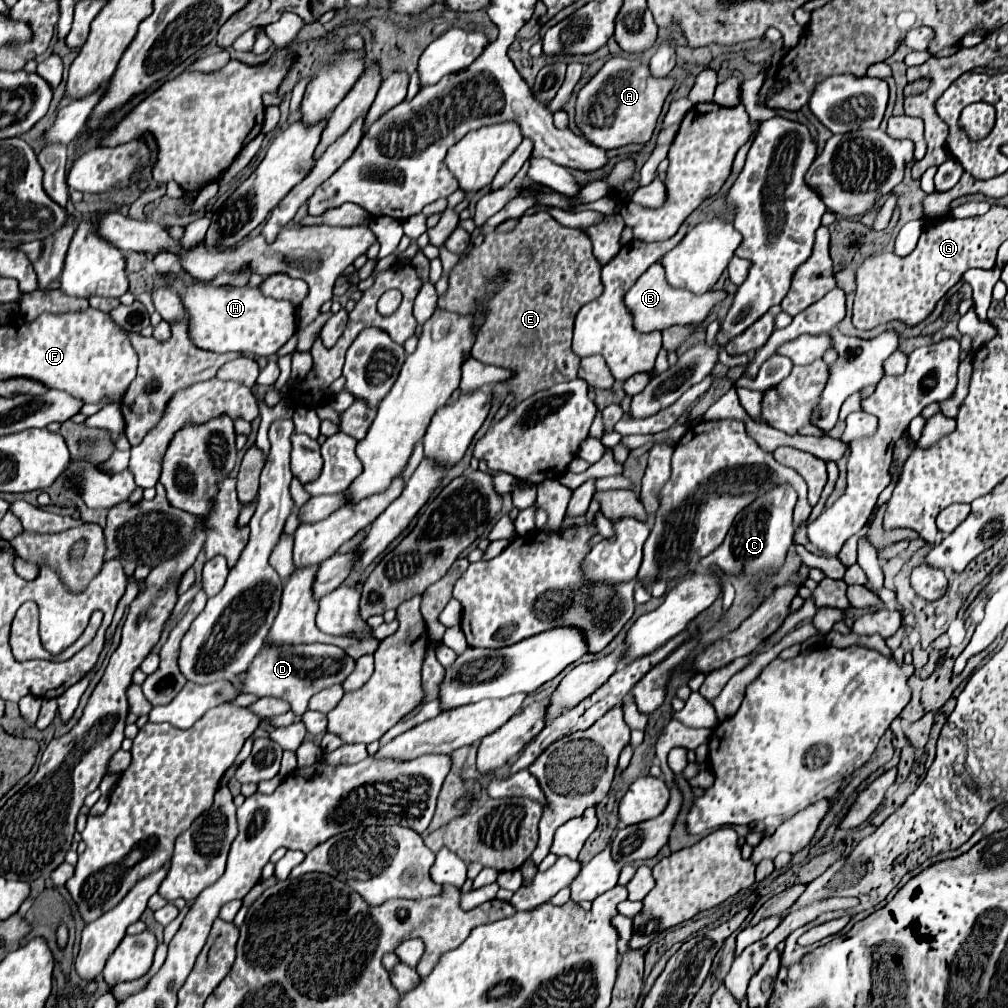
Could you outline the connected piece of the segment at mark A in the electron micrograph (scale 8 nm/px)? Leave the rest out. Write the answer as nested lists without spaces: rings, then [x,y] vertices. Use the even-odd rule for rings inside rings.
[[[621,56],[609,58],[603,68],[577,92],[575,122],[583,138],[603,150],[621,148],[627,144],[647,144],[653,136],[663,104],[673,84],[675,78],[671,76],[651,76],[647,62]]]

